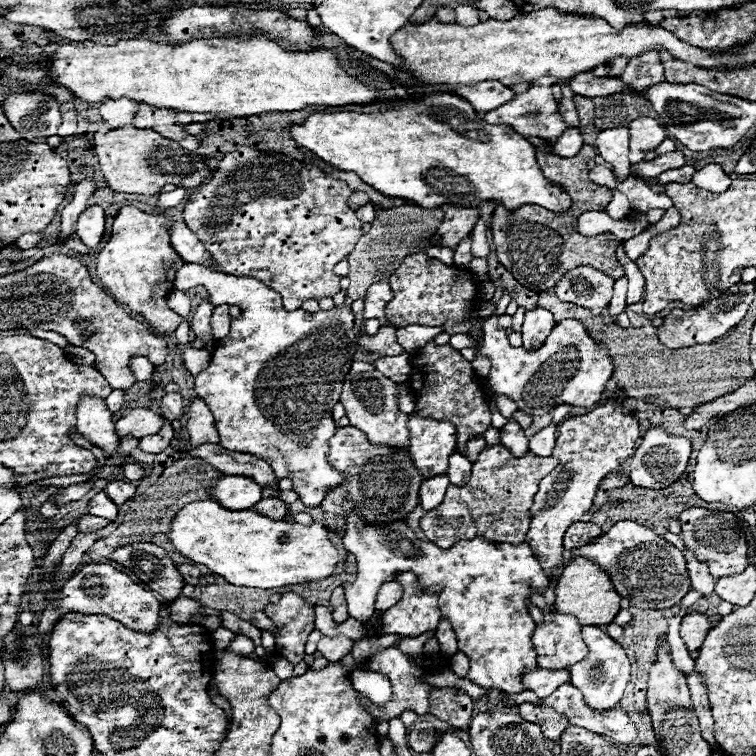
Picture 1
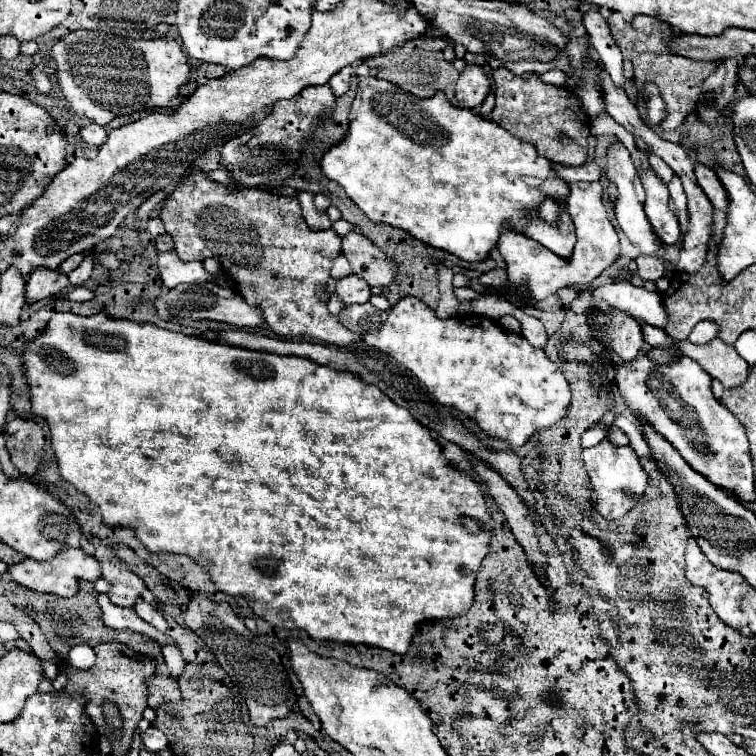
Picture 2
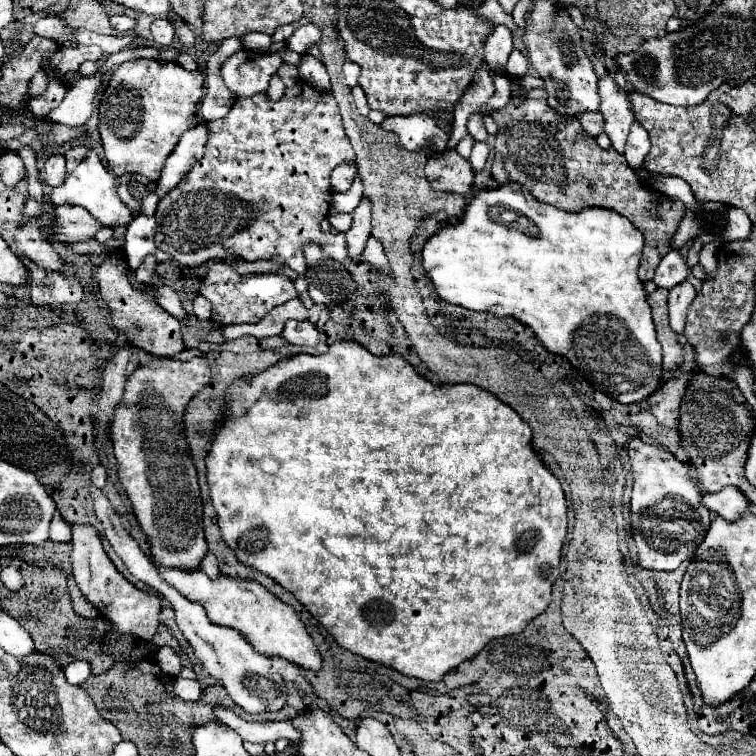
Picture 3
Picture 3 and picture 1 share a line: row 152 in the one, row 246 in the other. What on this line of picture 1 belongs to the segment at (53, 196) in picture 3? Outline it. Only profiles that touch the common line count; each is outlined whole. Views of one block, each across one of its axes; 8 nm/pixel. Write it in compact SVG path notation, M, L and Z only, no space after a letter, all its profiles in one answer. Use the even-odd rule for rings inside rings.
M88 206L76 224L76 234L78 238L88 246L88 248L96 248L102 240L106 228L106 216L104 216L104 208L100 206Z

